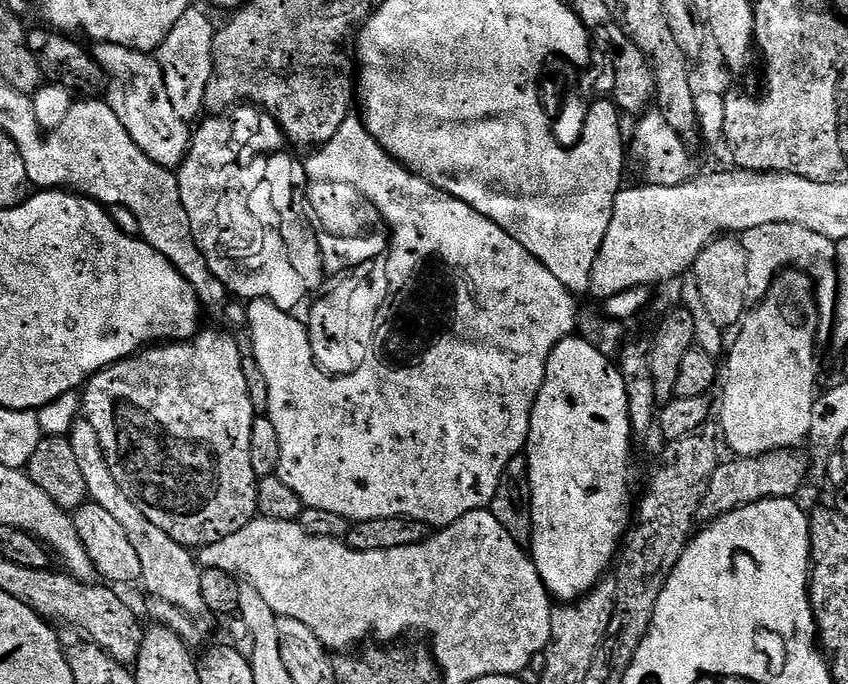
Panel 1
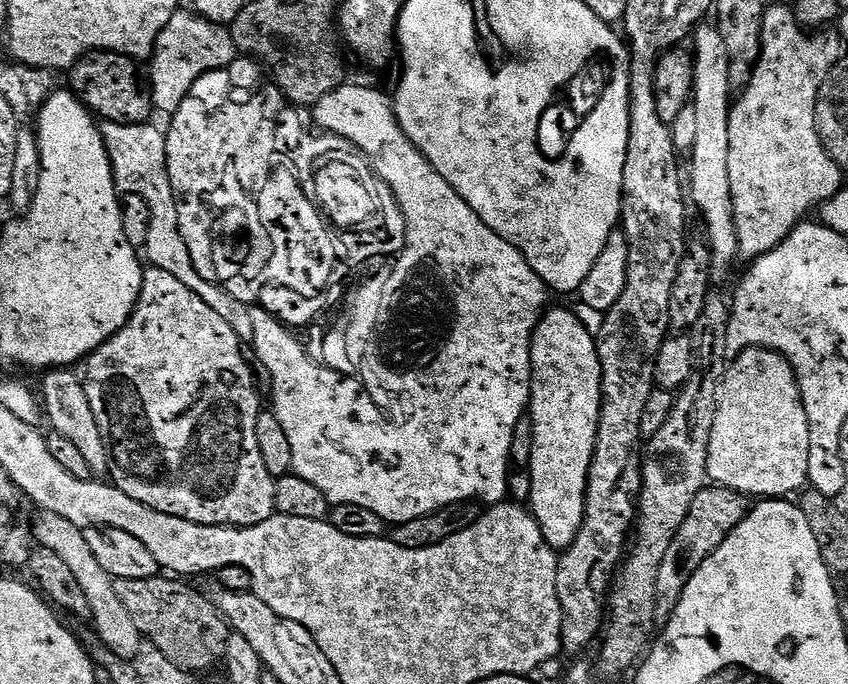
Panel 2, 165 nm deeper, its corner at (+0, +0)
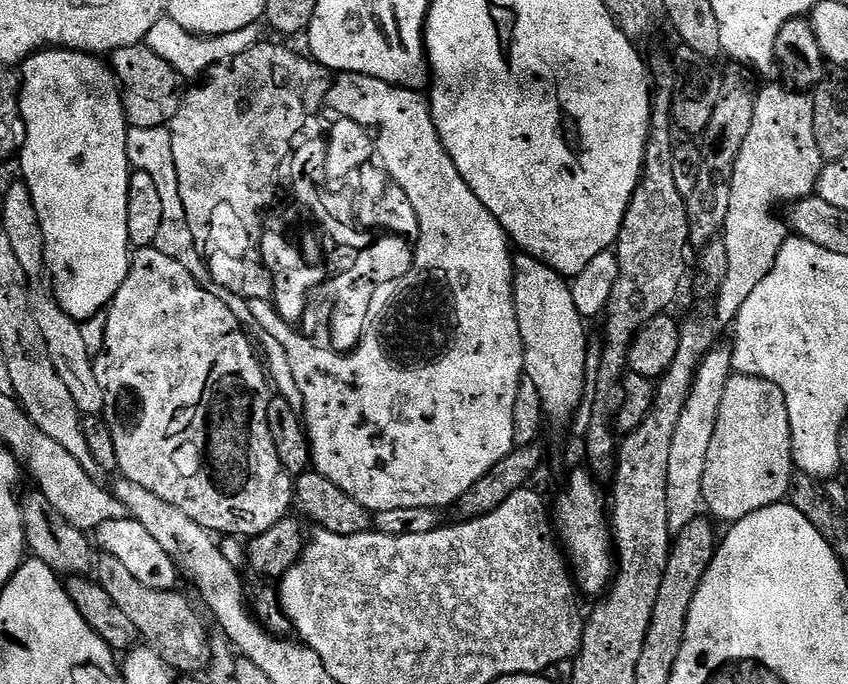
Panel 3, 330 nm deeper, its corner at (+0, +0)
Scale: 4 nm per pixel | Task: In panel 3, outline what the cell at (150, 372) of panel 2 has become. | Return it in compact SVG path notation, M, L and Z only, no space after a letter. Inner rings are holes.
M153 246L138 248L131 253L126 282L122 282L122 290L114 294L103 320L104 349L100 353L95 353L94 361L104 399L102 419L110 430L110 438L114 438L119 475L150 490L150 494L156 494L158 498L162 498L162 502L168 502L170 506L186 514L186 518L192 518L194 522L198 522L198 526L213 534L225 532L223 535L228 538L251 538L275 528L276 523L289 515L293 507L294 480L288 475L282 462L278 462L278 450L274 450L274 438L270 438L268 425L270 381L266 375L265 365L252 341L248 339L248 333L241 328L238 318L234 318L230 306L226 306L222 298L218 298L211 290L202 286L194 278L194 274L190 274L190 270L182 266L182 262L174 262L174 258L169 258L166 254L162 254L162 250Z

